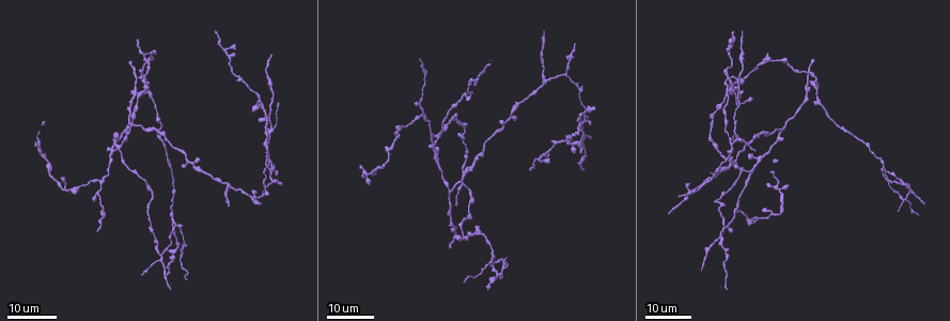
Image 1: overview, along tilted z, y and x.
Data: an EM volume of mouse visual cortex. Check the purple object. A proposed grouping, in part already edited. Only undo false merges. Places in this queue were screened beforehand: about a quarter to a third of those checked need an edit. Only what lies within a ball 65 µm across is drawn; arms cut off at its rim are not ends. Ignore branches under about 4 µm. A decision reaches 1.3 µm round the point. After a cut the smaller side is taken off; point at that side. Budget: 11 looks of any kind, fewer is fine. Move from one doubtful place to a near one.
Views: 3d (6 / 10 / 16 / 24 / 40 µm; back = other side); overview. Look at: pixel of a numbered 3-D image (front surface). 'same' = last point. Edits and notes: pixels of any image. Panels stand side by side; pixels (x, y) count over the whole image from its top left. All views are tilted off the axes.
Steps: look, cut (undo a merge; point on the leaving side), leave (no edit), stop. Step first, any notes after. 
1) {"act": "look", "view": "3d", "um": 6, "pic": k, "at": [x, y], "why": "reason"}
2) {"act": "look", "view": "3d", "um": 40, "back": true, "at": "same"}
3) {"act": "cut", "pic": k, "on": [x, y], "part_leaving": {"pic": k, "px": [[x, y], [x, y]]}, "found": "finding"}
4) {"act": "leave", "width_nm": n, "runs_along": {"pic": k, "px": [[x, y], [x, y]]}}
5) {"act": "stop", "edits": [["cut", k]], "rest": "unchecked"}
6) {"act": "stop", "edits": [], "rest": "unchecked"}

{"act": "look", "view": "3d", "um": 16, "pic": 1, "at": [584, 123], "why": "a fork"}

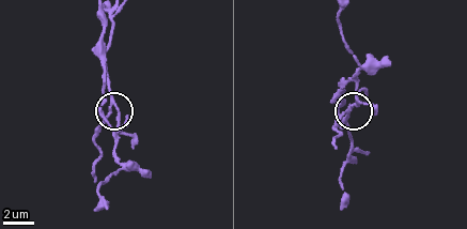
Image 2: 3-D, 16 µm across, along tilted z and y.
{"act": "look", "view": "3d", "um": 6, "pic": 2, "at": [348, 108]}

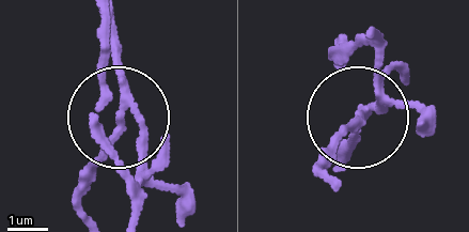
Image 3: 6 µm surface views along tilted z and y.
{"act": "cut", "pic": 3, "on": [341, 133], "width_nm": 170, "part_leaving": {"pic": 3, "px": [[358, 112], [322, 169], [328, 181]]}, "found": "two neurons meet here"}

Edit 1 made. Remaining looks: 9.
{"act": "look", "view": "overview", "why": "see it whole again"}

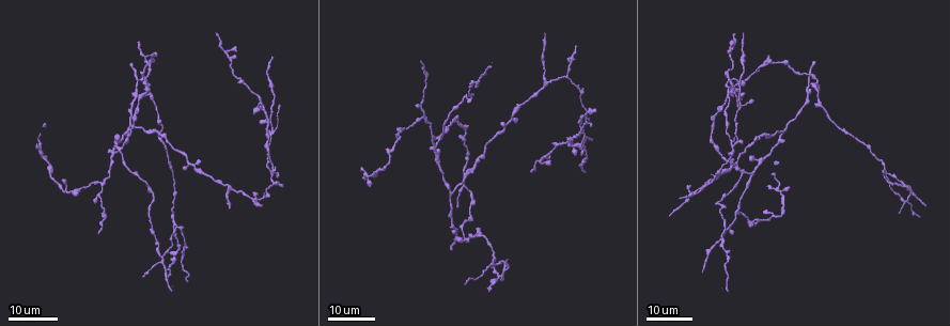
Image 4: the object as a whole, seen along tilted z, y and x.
{"act": "look", "view": "3d", "um": 16, "pic": 4, "at": [232, 187], "why": "three-way junction"}

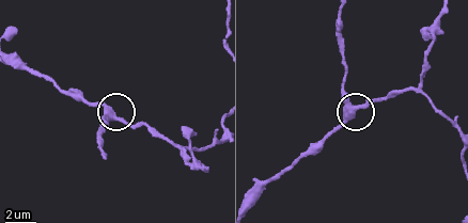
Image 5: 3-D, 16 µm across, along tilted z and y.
{"act": "look", "view": "3d", "um": 6, "pic": 5, "at": [113, 117], "why": "closer look"}

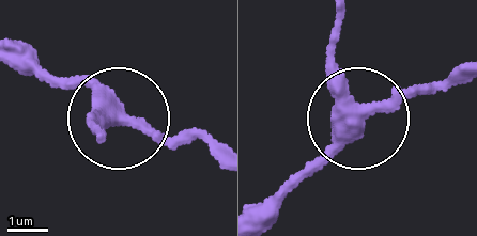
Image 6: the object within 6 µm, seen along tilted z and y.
{"act": "leave", "side_arm_um": 12, "runs_along": {"pic": 6, "px": [[262, 220], [352, 121], [335, 25]]}, "found": "all the same neuron"}

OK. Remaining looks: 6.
{"act": "look", "view": "3d", "um": 16, "pic": 4, "at": [259, 198], "why": "two arms in line, one across"}

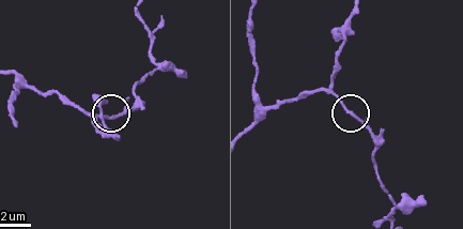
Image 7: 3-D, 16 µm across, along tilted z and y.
{"act": "look", "view": "3d", "um": 10, "pic": 7, "at": [118, 116], "why": "zoom in"}

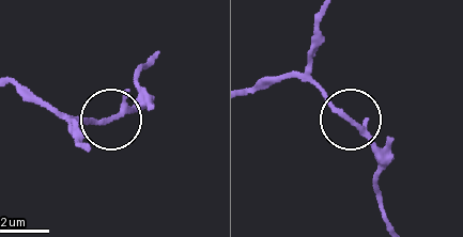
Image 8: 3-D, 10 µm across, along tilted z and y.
{"act": "leave", "arms": 3, "runs_along": {"pic": 8, "px": [[9, 81], [89, 122], [112, 117], [148, 98]]}, "found": "one neuron here"}

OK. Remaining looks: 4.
{"act": "look", "view": "3d", "um": 16, "pic": 4, "at": [121, 150], "why": "four arms meet"}

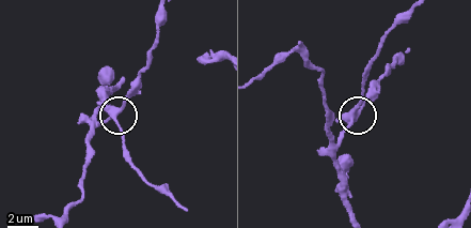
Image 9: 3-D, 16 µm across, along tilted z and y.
{"act": "look", "view": "3d", "um": 6, "pic": 9, "at": [115, 114]}

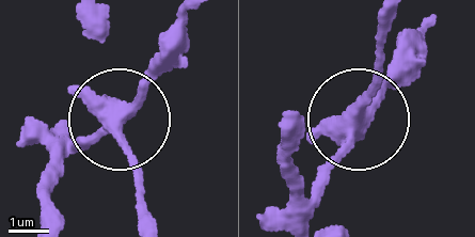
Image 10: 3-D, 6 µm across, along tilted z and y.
{"act": "leave", "width_nm": 360, "runs_along": {"pic": 10, "px": [[313, 219], [382, 68]]}, "found": "continuous, no second neuron"}

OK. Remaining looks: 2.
{"act": "stop", "edits": [["cut", 3]], "rest": "unchecked"}

